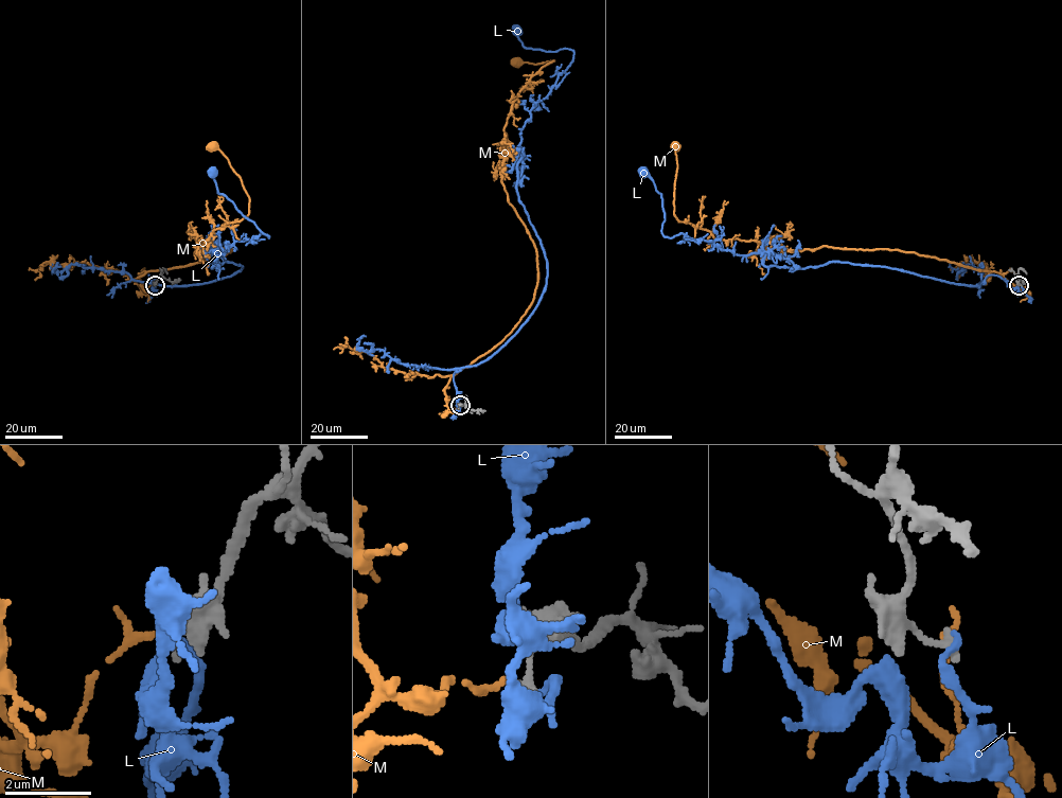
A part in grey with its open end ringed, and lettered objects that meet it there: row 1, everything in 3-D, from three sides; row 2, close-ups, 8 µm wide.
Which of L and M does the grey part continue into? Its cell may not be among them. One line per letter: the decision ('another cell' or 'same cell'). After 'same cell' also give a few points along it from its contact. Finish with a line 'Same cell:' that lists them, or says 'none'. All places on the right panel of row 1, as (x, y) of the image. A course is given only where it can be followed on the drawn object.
L: another cell
M: another cell
Same cell: none

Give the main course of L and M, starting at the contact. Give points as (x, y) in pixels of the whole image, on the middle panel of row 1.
L: (458, 409), (458, 368), (493, 355), (546, 284), (516, 190), (518, 144), (573, 52), (525, 48), (518, 31)
M: (457, 408), (449, 378), (510, 333), (537, 273), (501, 180), (503, 127), (553, 60), (511, 59)

